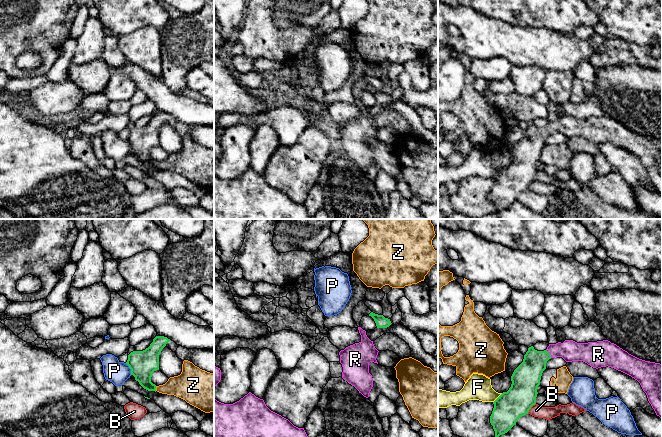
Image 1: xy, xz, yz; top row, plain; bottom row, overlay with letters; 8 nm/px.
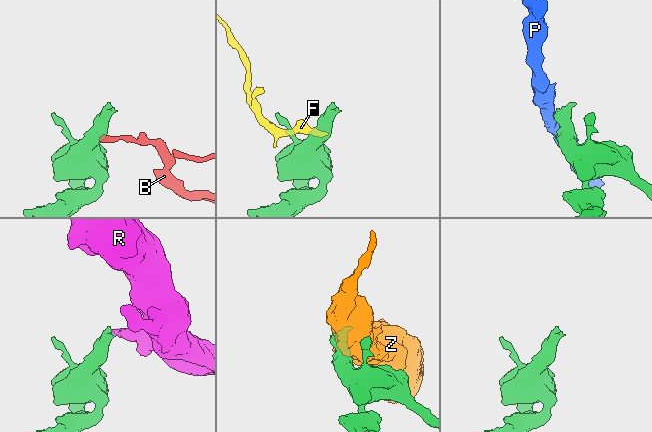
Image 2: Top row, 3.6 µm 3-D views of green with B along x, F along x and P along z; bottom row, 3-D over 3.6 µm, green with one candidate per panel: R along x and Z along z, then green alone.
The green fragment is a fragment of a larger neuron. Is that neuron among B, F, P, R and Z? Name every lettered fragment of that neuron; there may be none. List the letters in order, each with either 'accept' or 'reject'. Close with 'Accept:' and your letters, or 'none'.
B: reject
F: reject
P: reject
R: accept
Z: reject
Accept: R

